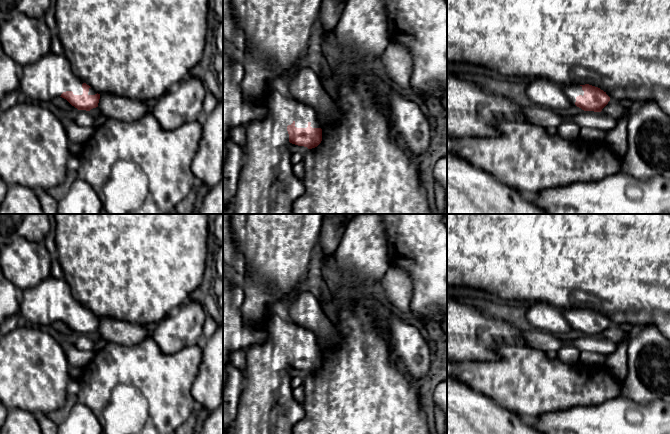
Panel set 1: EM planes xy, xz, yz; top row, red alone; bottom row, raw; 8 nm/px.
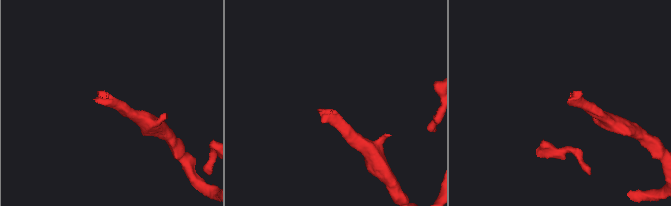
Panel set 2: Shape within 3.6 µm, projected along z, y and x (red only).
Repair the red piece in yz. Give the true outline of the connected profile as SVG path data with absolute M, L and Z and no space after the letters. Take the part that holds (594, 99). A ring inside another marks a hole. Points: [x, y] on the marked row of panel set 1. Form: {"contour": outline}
{"contour": "M562 85L562 89L573 105L584 111L601 112L610 97L598 87L585 85Z"}

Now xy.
{"contour": "M52 51L38 61L20 68L19 90L23 99L32 102L47 105L51 99L62 97L78 110L86 111L98 107L100 99L100 94L73 73L67 58Z"}

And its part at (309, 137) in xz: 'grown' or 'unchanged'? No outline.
grown

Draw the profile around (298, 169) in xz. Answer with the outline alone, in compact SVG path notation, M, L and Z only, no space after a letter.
M303 161L293 165L293 172L298 179L303 179L305 175Z

